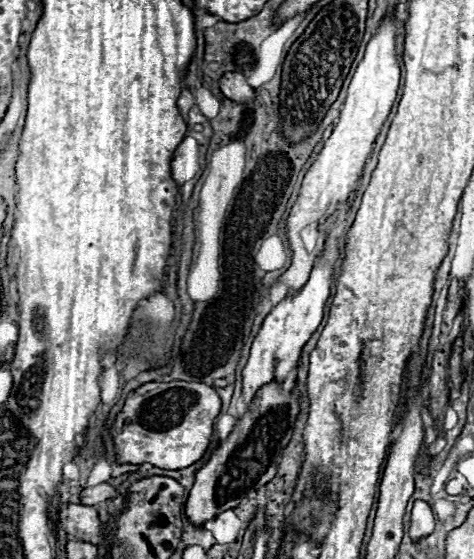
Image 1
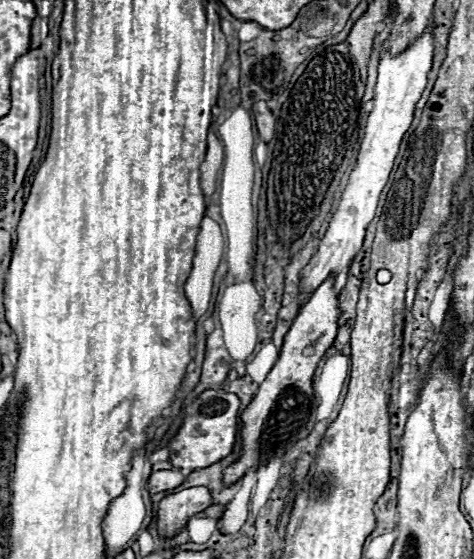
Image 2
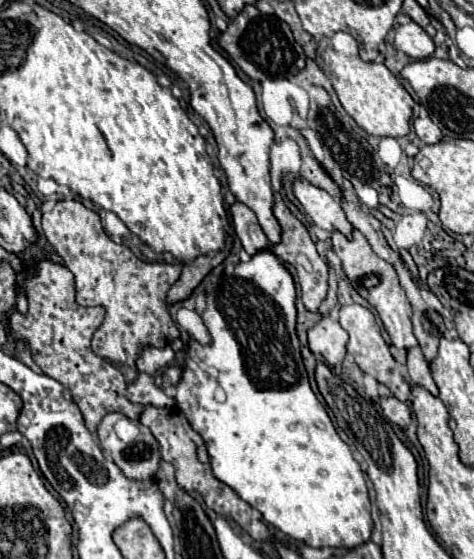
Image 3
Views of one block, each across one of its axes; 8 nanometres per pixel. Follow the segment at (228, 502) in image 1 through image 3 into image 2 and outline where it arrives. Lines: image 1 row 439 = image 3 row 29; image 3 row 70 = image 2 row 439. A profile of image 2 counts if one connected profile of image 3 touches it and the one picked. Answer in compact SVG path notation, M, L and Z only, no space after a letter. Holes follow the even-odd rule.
M334 276L326 278L308 298L308 302L298 312L294 324L284 336L284 346L274 368L260 384L254 400L242 412L242 456L224 472L224 482L232 484L242 478L250 468L260 466L264 460L282 456L298 440L310 434L316 422L316 398L312 392L314 370L332 346L338 334L338 318L342 310L338 306L338 294L334 290Z

